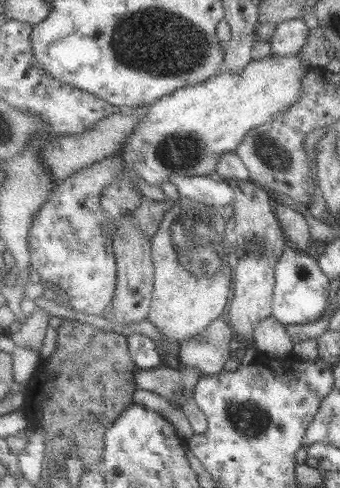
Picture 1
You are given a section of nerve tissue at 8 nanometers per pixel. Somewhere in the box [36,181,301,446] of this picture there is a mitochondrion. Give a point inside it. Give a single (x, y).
(193, 238)

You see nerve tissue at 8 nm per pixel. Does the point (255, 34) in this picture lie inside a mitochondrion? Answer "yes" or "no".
no

